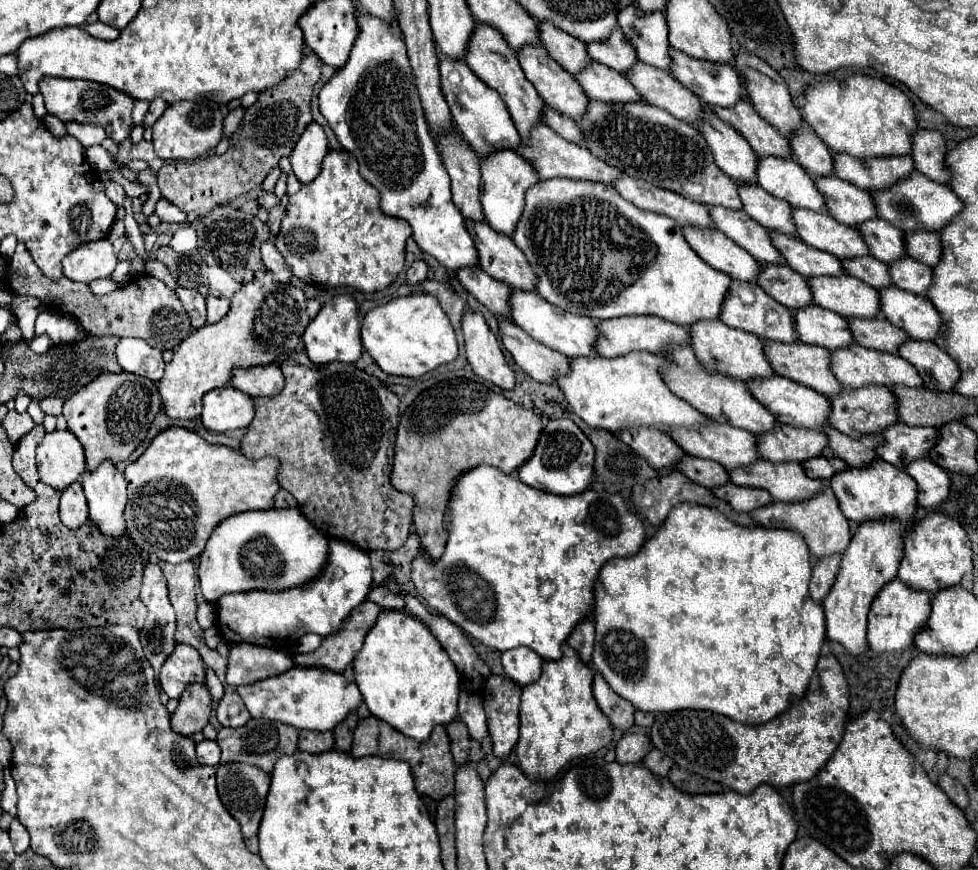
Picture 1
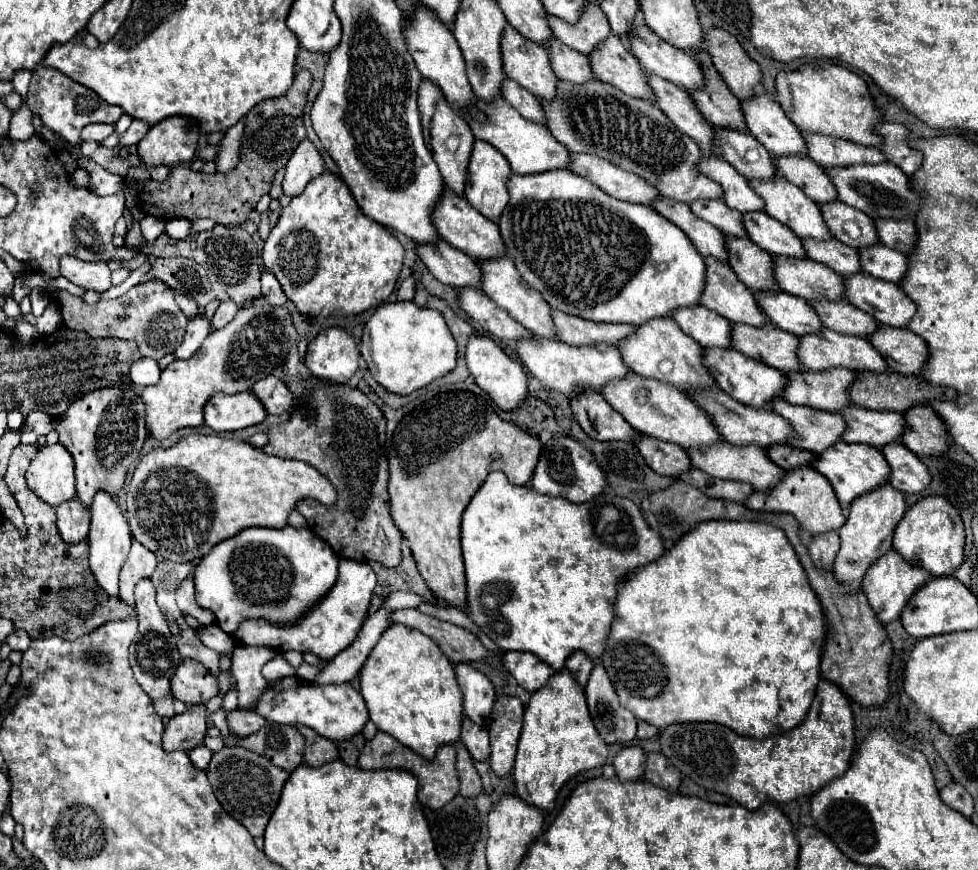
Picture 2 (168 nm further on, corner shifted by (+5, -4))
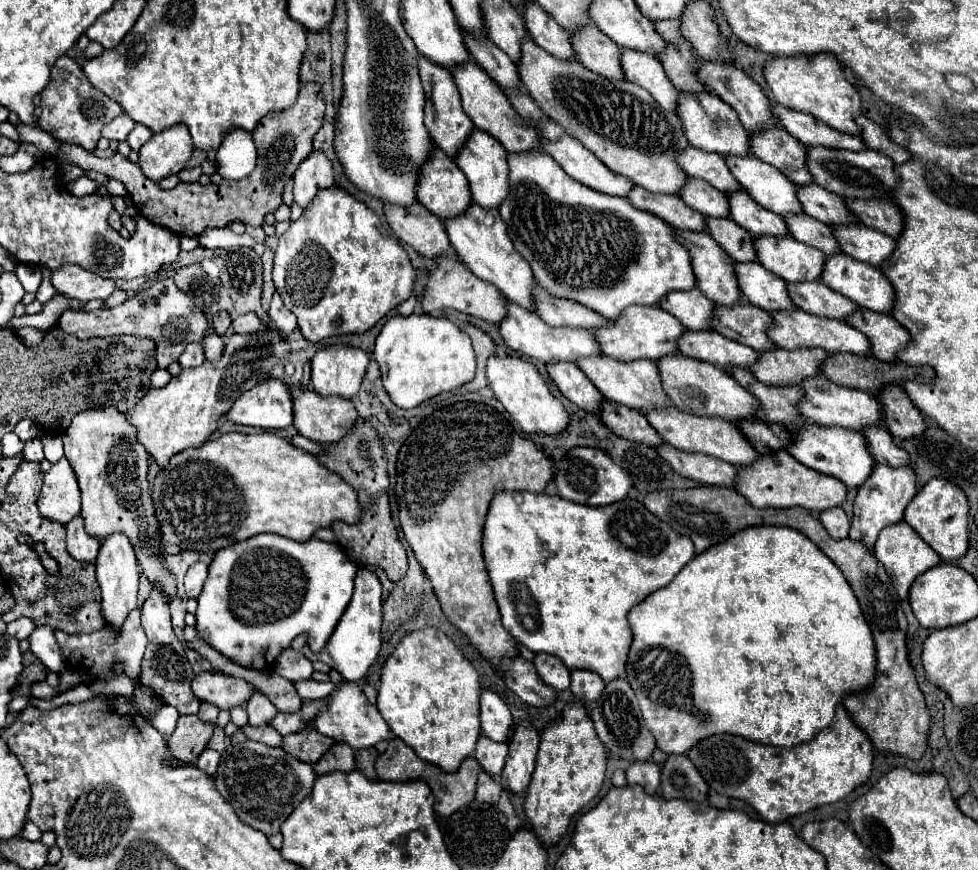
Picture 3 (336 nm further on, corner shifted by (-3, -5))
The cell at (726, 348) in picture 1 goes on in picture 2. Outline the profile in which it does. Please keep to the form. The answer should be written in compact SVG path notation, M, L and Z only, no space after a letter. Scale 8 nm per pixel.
M704 306L678 310L674 320L682 332L692 336L702 348L732 350L732 324L712 310L706 310Z

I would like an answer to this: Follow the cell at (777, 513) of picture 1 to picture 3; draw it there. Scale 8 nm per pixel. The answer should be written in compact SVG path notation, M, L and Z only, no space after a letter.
M774 451L770 455L758 455L758 459L746 467L738 467L738 479L734 479L734 489L758 509L786 509L804 507L808 511L824 511L828 507L840 507L846 499L846 485L836 477L822 475L810 467L798 463L788 451Z

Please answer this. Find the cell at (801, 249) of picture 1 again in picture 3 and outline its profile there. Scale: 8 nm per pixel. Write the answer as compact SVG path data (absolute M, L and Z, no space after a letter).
M730 191L726 197L730 203L730 219L752 235L788 235L784 219L758 205L746 191Z

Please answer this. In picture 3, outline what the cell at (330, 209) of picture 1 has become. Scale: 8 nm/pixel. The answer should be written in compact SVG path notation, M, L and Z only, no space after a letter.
M340 187L318 191L312 205L280 237L274 255L272 281L284 305L298 317L298 327L306 341L320 343L332 335L366 333L390 309L398 307L412 295L416 271L402 245L388 237L378 215L362 201Z

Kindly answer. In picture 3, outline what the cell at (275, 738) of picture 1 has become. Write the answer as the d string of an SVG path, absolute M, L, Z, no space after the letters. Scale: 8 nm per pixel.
M306 729L300 733L290 733L284 737L282 749L296 759L302 759L306 763L316 763L336 741L318 733L316 729Z

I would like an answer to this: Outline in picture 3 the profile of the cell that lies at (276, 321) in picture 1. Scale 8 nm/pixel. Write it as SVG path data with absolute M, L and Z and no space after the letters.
M262 329L258 335L232 335L224 347L222 359L206 361L198 369L182 369L178 379L174 377L162 389L150 389L142 401L138 401L128 413L128 421L136 427L138 443L144 445L160 469L166 469L172 455L190 447L200 447L216 431L220 417L232 403L244 391L268 379L272 367L288 357L288 341L282 339L282 335L272 339L270 329Z

